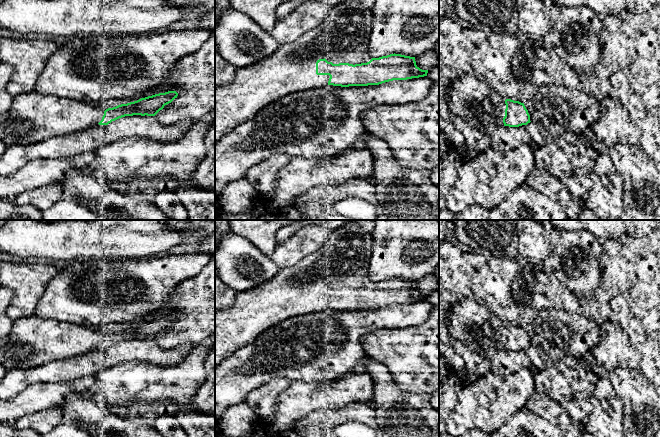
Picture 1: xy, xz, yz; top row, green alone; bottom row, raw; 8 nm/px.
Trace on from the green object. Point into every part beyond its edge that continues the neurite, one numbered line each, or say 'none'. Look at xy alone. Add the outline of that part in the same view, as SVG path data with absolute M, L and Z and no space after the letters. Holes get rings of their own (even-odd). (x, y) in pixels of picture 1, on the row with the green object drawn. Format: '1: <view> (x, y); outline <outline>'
1: xy (32, 118); outline M35 91L13 98L10 109L0 115L0 140L7 146L30 145L51 137L59 137L82 131L97 125L104 115L104 109L70 98L45 96Z

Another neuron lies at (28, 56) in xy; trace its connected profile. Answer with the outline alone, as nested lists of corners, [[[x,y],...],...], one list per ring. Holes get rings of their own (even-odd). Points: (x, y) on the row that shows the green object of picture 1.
[[[1,38],[0,61],[14,67],[14,74],[6,86],[11,97],[34,91],[38,76],[58,48],[57,40],[47,38]]]

